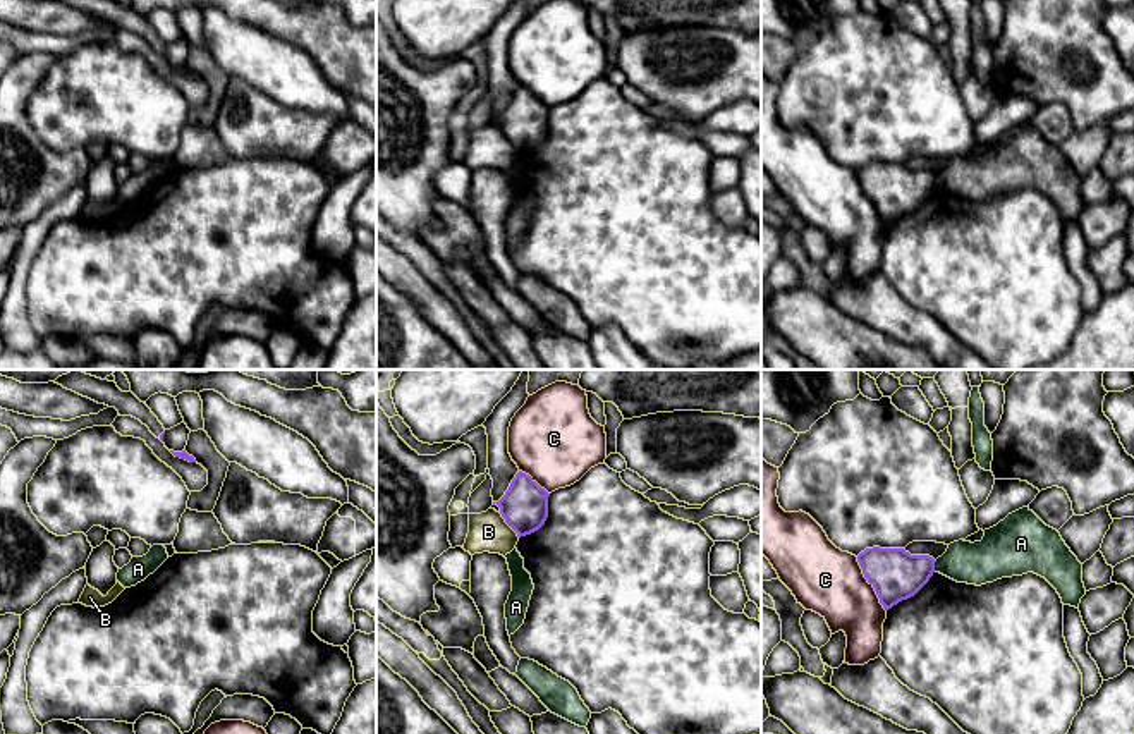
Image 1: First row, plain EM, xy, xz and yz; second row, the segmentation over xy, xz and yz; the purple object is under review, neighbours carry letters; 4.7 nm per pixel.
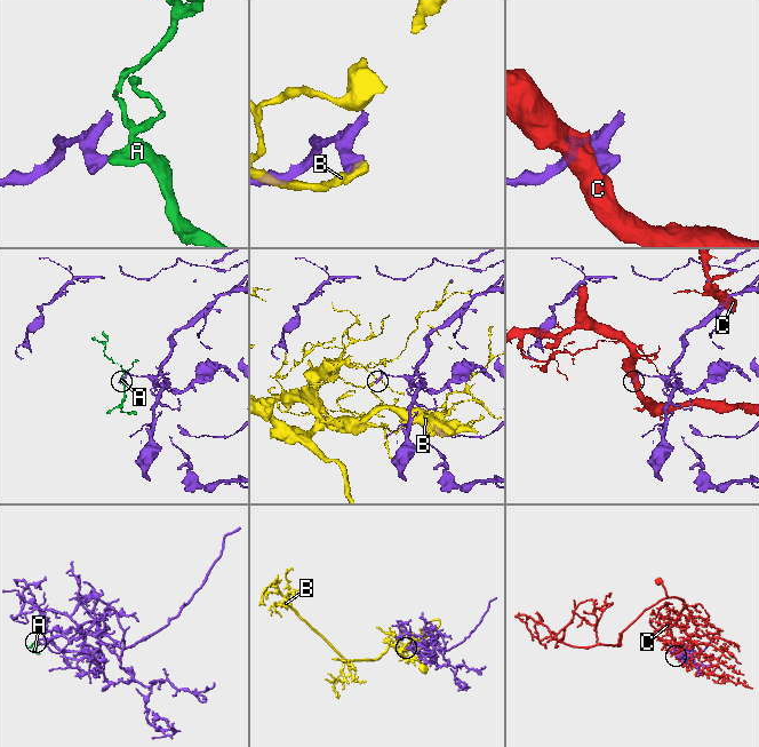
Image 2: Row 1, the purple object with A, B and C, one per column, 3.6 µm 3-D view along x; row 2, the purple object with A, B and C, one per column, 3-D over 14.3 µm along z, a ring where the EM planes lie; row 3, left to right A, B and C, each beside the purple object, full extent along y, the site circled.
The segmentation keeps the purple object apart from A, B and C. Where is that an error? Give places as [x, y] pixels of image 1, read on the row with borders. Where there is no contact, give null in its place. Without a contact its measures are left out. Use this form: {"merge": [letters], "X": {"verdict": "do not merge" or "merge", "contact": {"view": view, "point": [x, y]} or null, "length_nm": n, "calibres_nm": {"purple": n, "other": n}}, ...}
{"merge": [], "A": {"verdict": "do not merge", "contact": {"view": "yz", "point": [933, 566]}, "length_nm": 60, "calibres_nm": {"purple": 240, "other": 200}}, "B": {"verdict": "do not merge", "contact": {"view": "xz", "point": [507, 523]}, "length_nm": 160, "calibres_nm": {"purple": 220, "other": 190}}, "C": {"verdict": "do not merge", "contact": {"view": "yz", "point": [870, 583]}, "length_nm": 300, "calibres_nm": {"purple": 240, "other": 320}}}

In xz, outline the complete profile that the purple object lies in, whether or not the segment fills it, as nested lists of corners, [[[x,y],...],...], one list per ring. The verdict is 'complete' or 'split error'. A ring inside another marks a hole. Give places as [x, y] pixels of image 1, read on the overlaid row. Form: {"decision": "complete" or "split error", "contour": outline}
{"decision": "complete", "contour": [[[519,471],[505,495],[498,502],[493,502],[493,505],[500,507],[502,517],[521,538],[538,531],[545,524],[548,517],[548,497],[550,493],[529,474]]]}

